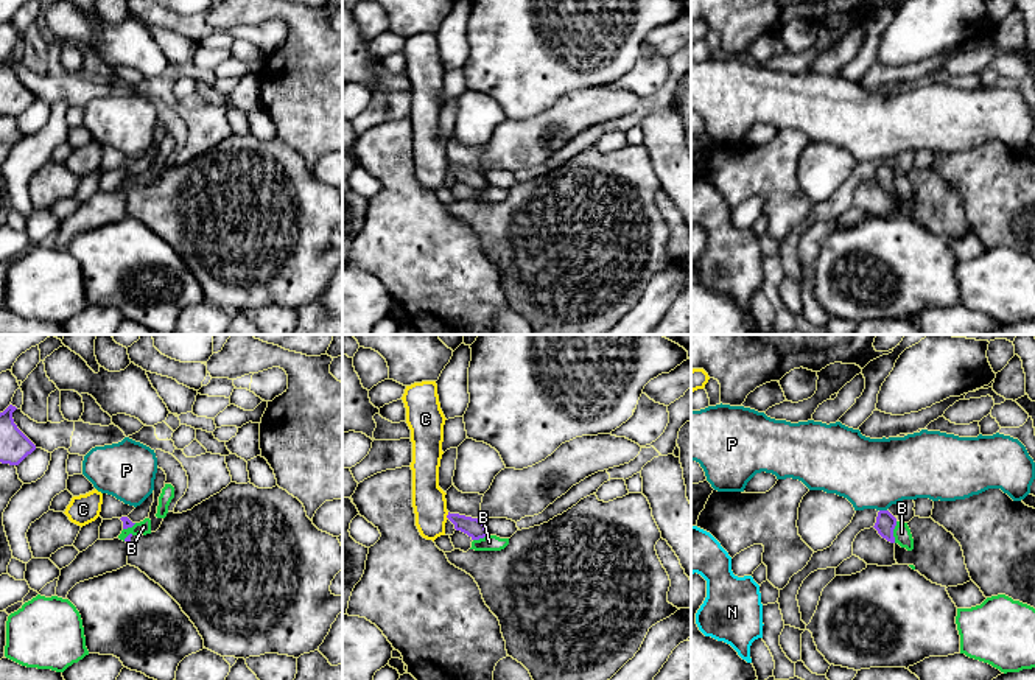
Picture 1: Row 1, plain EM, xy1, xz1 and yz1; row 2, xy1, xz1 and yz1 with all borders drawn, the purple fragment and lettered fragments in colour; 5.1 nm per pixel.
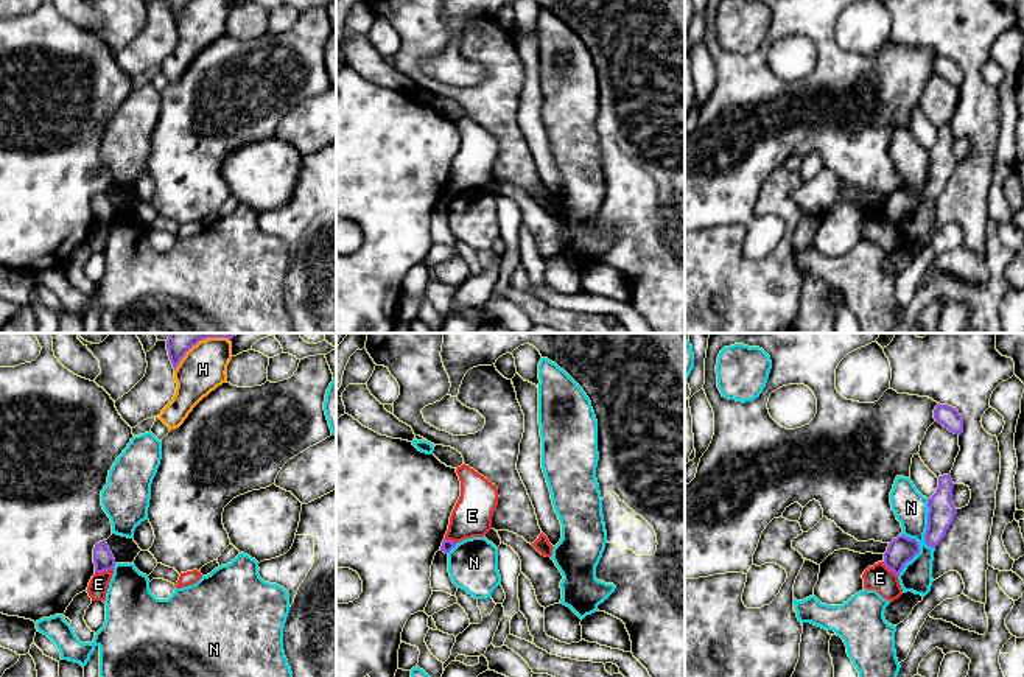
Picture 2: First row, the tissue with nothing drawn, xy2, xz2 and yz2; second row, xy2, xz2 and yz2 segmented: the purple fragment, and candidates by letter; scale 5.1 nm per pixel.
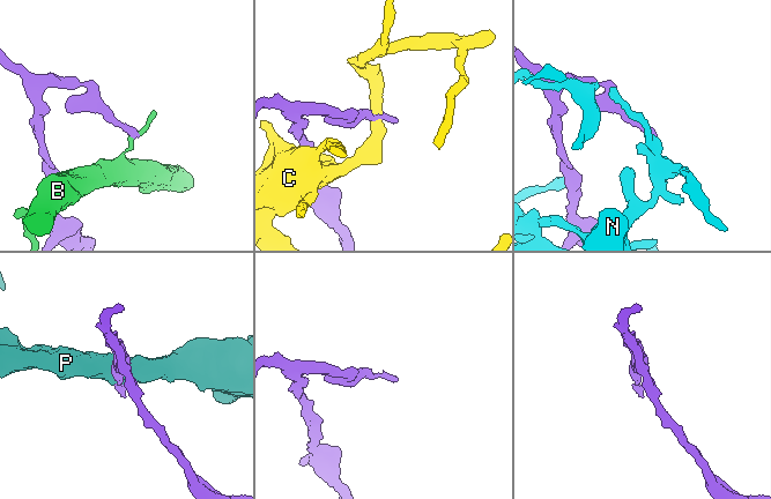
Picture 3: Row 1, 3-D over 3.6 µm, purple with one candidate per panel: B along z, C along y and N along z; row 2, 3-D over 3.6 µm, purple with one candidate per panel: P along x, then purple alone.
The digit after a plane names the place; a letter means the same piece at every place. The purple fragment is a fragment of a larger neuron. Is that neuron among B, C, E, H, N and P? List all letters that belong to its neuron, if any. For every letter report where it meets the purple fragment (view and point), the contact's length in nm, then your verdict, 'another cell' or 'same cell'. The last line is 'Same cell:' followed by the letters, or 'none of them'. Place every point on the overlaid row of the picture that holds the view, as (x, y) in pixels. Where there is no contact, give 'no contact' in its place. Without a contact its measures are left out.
B: contact yz1 (892, 532); length 110 nm; another cell
C: contact xz1 (447, 515); length 40 nm; another cell
E: contact xy2 (103, 570); length 100 nm; another cell
H: contact xy2 (198, 341); length 340 nm; another cell
N: contact yz2 (928, 525); length 260 nm; another cell
P: contact yz1 (883, 511); length 40 nm; another cell
Same cell: none of them

